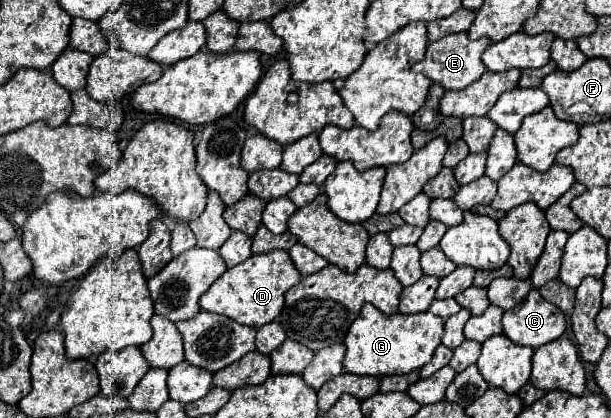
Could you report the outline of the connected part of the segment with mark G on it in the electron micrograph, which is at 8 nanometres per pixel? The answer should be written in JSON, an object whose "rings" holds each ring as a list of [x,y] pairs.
{"rings":[[[365,304],[361,314],[351,324],[345,336],[345,360],[343,370],[357,376],[391,376],[409,374],[419,370],[433,358],[435,348],[443,338],[443,318],[431,312],[421,314],[383,314],[373,304]]]}

